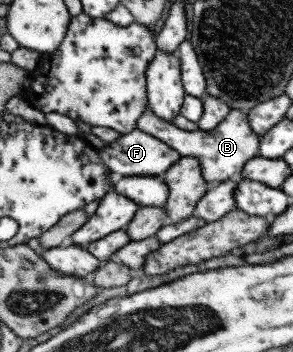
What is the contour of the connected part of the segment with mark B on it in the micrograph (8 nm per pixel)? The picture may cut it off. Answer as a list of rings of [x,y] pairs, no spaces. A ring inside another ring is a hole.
[[[147,105],[145,112],[137,121],[136,128],[167,143],[176,153],[180,153],[180,157],[196,157],[202,168],[202,177],[209,186],[237,178],[244,164],[259,153],[260,136],[252,131],[247,114],[239,109],[231,109],[229,114],[211,130],[184,131],[172,122],[158,117]]]

